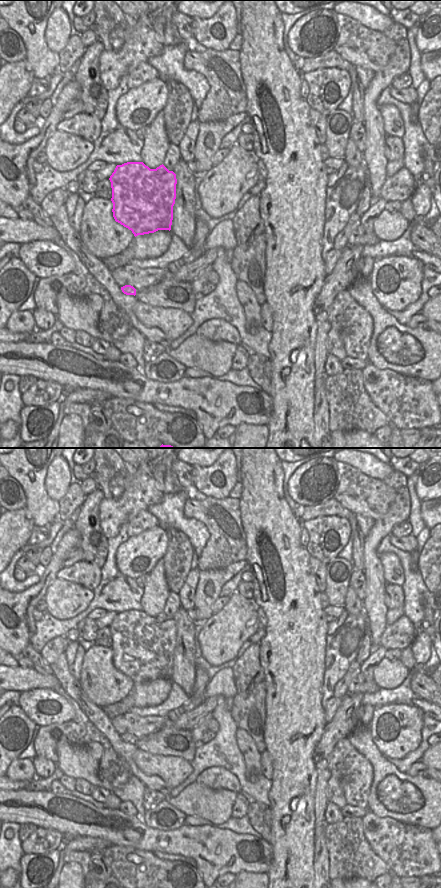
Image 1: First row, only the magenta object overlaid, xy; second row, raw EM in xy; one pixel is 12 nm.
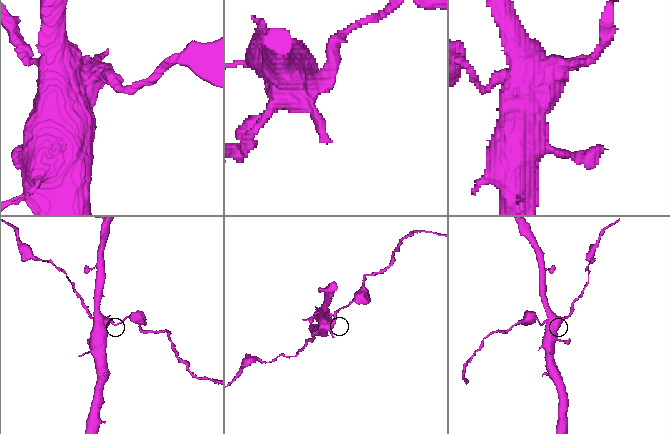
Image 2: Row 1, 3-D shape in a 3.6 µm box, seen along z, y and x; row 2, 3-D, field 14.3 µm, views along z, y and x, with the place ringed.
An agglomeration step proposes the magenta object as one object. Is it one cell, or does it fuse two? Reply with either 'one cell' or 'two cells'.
two cells

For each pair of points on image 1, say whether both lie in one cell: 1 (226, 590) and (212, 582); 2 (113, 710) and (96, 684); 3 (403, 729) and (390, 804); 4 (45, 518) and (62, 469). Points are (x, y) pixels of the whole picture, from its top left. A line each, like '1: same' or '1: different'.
1: different
2: different
3: different
4: different

